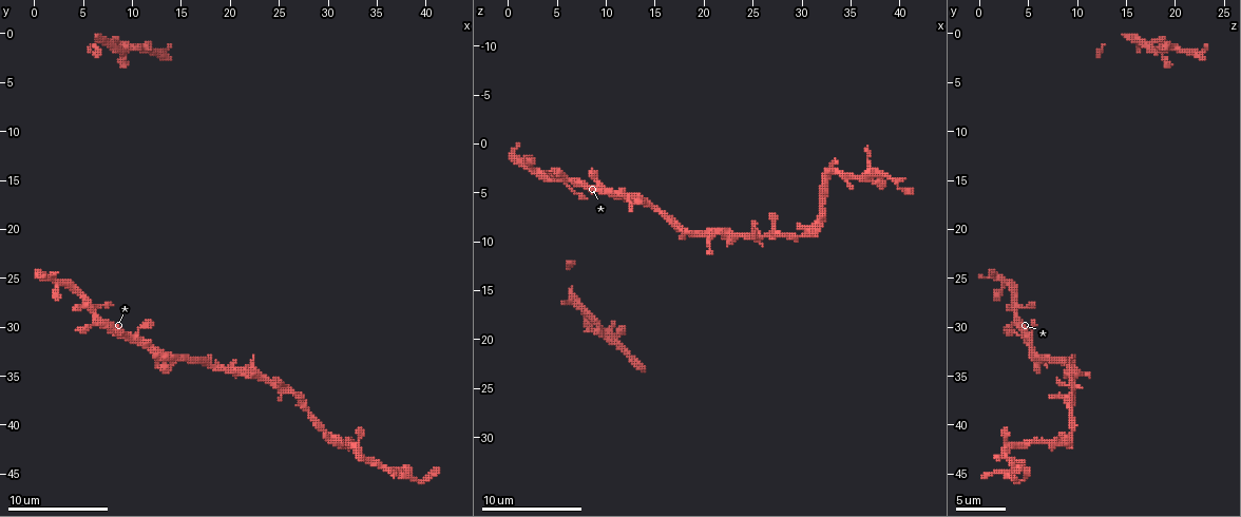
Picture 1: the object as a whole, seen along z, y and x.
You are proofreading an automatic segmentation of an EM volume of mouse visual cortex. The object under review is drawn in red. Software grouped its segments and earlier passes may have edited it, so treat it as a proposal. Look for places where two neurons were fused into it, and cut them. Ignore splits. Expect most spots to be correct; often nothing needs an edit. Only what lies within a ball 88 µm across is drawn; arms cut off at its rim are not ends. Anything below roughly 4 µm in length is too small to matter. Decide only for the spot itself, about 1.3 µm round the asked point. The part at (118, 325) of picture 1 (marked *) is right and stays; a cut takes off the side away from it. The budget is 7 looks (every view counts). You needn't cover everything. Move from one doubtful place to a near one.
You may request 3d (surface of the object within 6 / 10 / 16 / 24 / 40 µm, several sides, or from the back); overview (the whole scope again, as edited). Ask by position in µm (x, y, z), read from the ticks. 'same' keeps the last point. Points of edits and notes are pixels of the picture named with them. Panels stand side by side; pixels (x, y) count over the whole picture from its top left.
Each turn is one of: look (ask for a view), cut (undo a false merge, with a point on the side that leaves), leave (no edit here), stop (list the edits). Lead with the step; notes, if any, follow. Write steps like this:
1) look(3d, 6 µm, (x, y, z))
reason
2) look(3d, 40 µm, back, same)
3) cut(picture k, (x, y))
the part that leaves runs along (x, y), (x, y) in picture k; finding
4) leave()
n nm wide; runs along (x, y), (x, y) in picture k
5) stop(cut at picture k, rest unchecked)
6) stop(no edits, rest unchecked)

look(3d, 10 µm, (21.4, 34.4, 9.0))
thin neck

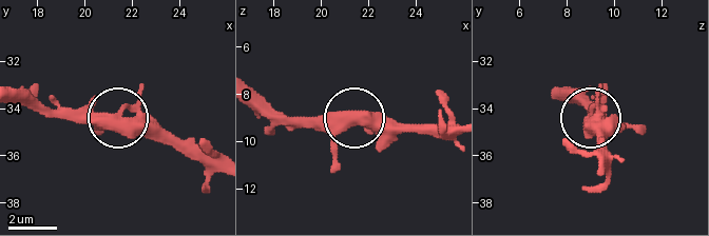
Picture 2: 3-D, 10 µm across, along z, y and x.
leave()
runs along (256, 93), (293, 117), (424, 122) in picture 2; continuous, no second neuron

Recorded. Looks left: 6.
look(3d, 16 µm, (29.6, 40.8, 9.6))
a narrow waist

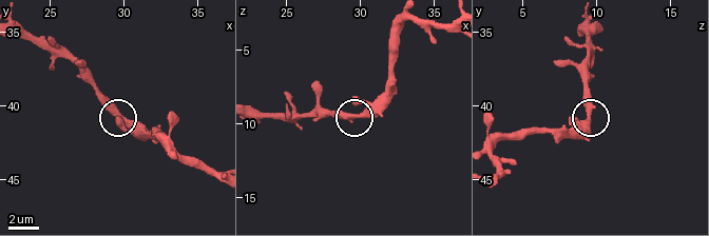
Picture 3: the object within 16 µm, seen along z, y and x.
look(3d, 16 µm, back, (29.8, 40.6, 9.6))

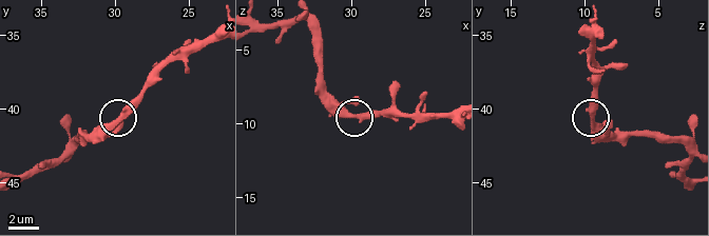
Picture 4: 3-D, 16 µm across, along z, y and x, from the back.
leave()
one neuron here

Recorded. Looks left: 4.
look(3d, 6 µm, (37.8, 45.4, 3.2))
three-way junction

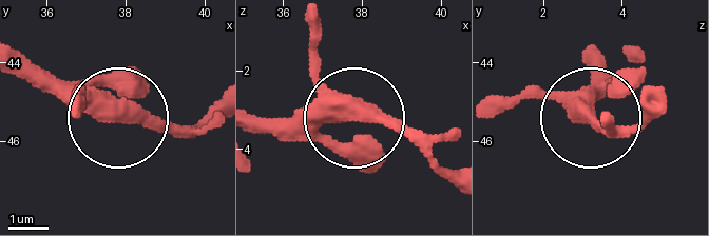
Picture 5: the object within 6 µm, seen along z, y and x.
leave()
runs along (589, 52), (595, 99), (586, 119), (643, 130) in picture 5; continuous, no second neuron

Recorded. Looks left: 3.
look(3d, 6 µm, (12.6, 2.0, 21.8))
thick turns thin

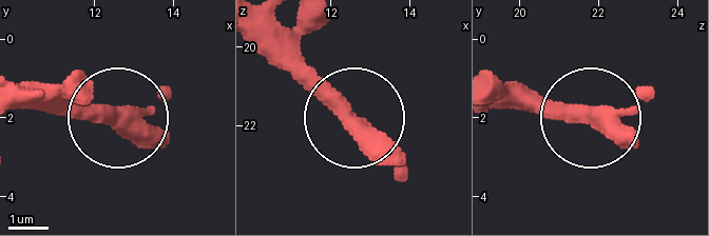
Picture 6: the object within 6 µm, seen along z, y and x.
leave()
400 nm wide; continuous, no second neuron

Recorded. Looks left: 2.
stop(no edits, rest unchecked)

